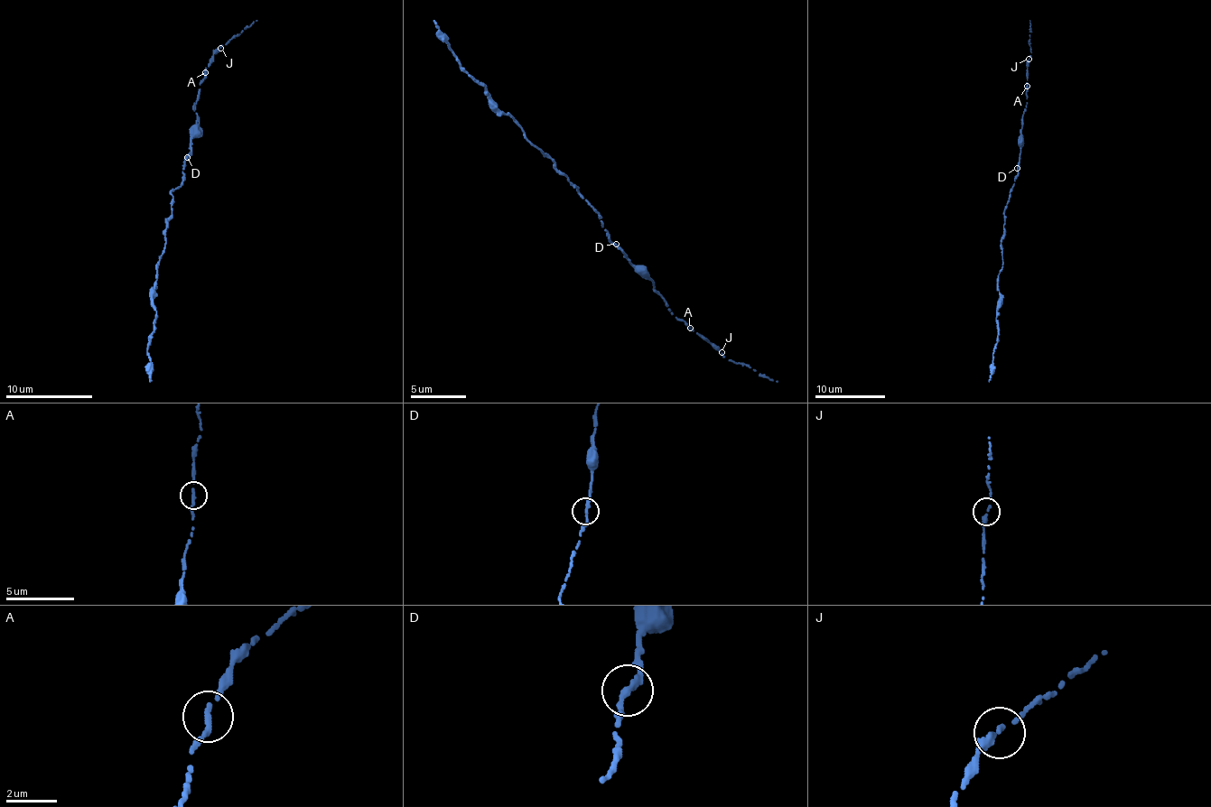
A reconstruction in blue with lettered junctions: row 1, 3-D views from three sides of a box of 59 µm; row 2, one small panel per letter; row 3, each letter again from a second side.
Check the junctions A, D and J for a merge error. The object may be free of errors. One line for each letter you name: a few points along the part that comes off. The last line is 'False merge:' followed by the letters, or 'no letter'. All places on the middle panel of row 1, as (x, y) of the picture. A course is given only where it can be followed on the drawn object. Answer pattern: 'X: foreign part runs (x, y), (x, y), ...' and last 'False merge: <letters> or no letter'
False merge: no letter

